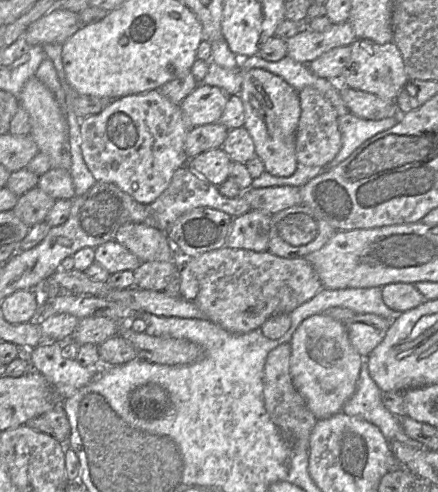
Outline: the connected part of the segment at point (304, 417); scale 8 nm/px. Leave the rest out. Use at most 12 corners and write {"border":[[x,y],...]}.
{"border":[[289,343],[269,352],[265,408],[283,441],[307,450],[318,419],[293,385]]}

